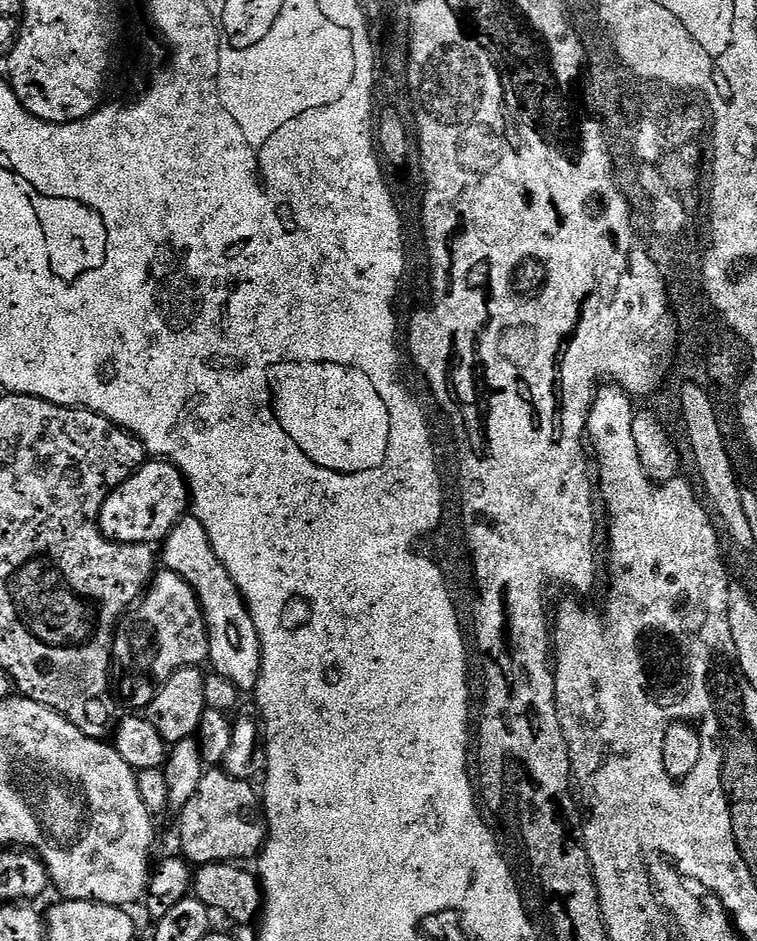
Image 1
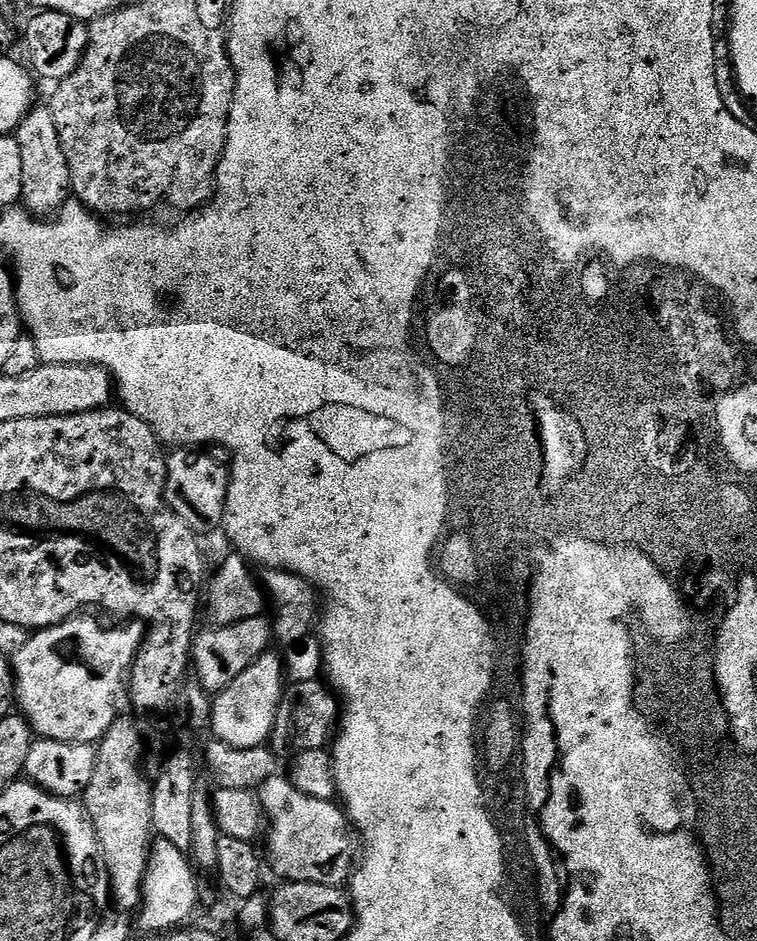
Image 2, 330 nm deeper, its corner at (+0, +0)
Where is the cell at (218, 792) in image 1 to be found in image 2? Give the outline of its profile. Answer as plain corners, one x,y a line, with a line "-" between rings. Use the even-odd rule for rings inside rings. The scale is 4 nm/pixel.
283,774
272,776
265,784
260,785
258,795
264,801
266,815
266,860
267,863
268,860
272,863
273,870
281,876
279,879
284,882
318,882
322,886
344,888
358,867
356,851
361,851
362,848
345,809
339,803
302,794
302,790
294,787
291,779

